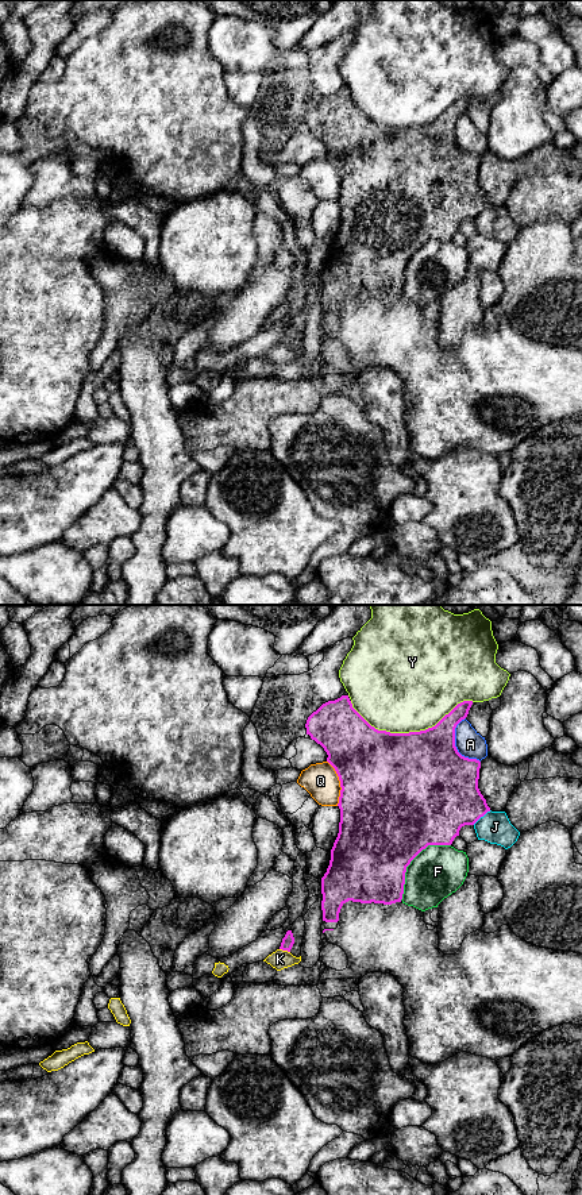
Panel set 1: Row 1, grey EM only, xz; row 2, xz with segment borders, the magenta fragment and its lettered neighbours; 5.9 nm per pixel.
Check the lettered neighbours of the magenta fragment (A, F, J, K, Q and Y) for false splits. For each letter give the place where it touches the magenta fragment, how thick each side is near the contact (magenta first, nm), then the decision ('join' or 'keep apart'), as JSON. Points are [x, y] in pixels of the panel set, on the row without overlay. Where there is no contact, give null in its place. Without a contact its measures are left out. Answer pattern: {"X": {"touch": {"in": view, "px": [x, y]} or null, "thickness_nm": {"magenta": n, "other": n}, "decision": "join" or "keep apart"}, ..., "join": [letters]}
{"A": {"touch": {"in": "xz", "px": [454, 141]}, "thickness_nm": {"magenta": 500, "other": 160}, "decision": "keep apart"}, "F": {"touch": {"in": "xz", "px": [411, 255]}, "thickness_nm": {"magenta": 500, "other": 320}, "decision": "keep apart"}, "J": {"touch": {"in": "xz", "px": [481, 211]}, "thickness_nm": {"magenta": 420, "other": 190}, "decision": "keep apart"}, "K": {"touch": {"in": "xz", "px": [285, 344]}, "thickness_nm": {"magenta": 70, "other": 120}, "decision": "join"}, "Q": {"touch": {"in": "xz", "px": [340, 178]}, "thickness_nm": {"magenta": 500, "other": 200}, "decision": "keep apart"}, "Y": {"touch": {"in": "xz", "px": [411, 127]}, "thickness_nm": {"magenta": 500, "other": 500}, "decision": "keep apart"}, "join": ["K"]}

